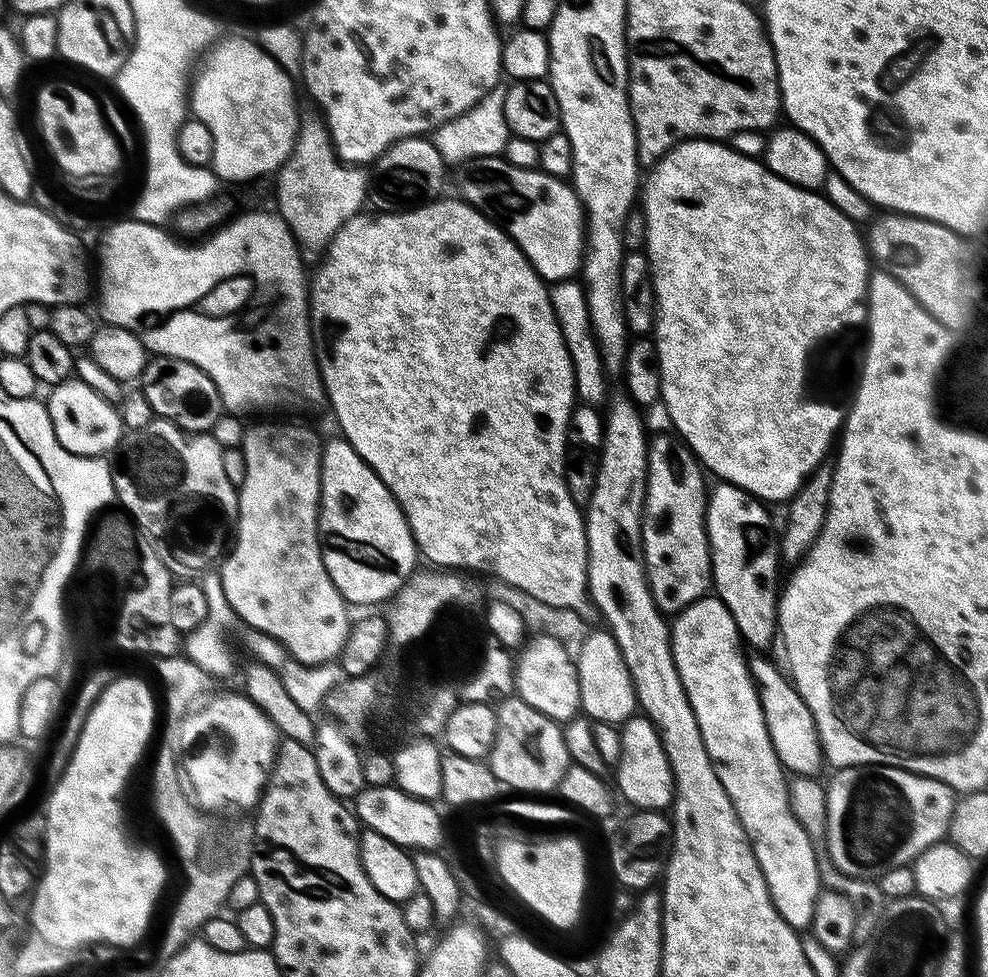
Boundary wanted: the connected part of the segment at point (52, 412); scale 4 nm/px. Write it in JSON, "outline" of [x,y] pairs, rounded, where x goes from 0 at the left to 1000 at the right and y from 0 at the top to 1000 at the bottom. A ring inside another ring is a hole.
{"outline":[[[78,387],[64,389],[56,394],[47,406],[51,432],[59,452],[72,465],[83,467],[108,467],[116,464],[121,448],[128,439],[121,428],[121,419],[116,412],[108,410],[98,399]]]}

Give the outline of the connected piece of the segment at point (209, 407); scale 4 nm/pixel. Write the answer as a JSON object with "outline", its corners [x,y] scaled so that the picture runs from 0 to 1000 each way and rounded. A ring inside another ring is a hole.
{"outline":[[[160,364],[157,365],[156,373],[159,373],[158,381],[149,382],[148,389],[151,389],[151,393],[144,397],[154,412],[155,423],[176,432],[185,442],[214,443],[217,432],[221,432],[221,428],[228,425],[221,395],[217,395],[217,391],[213,391],[213,387],[204,379],[200,379],[200,375],[184,366]]]}

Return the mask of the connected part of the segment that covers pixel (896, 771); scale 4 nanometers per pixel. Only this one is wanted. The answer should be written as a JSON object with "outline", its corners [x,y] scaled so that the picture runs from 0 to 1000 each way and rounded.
{"outline":[[[873,782],[872,784],[847,787],[837,803],[837,858],[836,869],[841,887],[860,898],[889,899],[898,890],[920,885],[927,876],[943,864],[950,863],[960,852],[968,813],[956,801],[930,794],[926,790],[895,783]]]}

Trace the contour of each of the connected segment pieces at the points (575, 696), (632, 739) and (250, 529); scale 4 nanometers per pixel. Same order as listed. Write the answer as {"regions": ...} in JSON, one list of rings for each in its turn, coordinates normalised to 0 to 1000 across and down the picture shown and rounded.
{"regions":[[[[543,649],[525,664],[521,672],[521,711],[558,737],[574,739],[588,728],[583,678],[565,653]]],[[[642,731],[637,737],[632,738],[630,744],[628,745],[628,758],[630,759],[630,768],[628,769],[628,780],[627,782],[622,783],[621,786],[621,794],[623,790],[623,802],[622,806],[626,808],[628,806],[628,811],[630,814],[633,815],[634,818],[637,819],[638,822],[641,824],[639,825],[641,828],[644,829],[651,829],[654,831],[667,831],[669,829],[676,829],[679,828],[680,825],[680,819],[684,815],[684,806],[682,805],[682,796],[680,795],[680,783],[681,779],[679,777],[676,778],[676,770],[674,767],[672,767],[672,757],[673,754],[670,752],[670,750],[663,745],[658,738],[656,737],[655,733],[651,731]]],[[[259,434],[256,438],[254,435],[248,441],[245,455],[247,492],[242,492],[241,495],[243,523],[239,529],[237,556],[221,581],[225,604],[228,606],[229,616],[238,626],[238,634],[240,636],[248,635],[256,648],[264,647],[265,650],[279,654],[287,660],[290,670],[301,681],[309,682],[331,681],[333,678],[339,677],[350,661],[357,640],[357,637],[352,633],[353,617],[340,603],[338,596],[334,596],[334,588],[330,588],[330,579],[326,575],[326,567],[324,566],[324,541],[322,537],[324,535],[324,482],[326,481],[327,460],[328,454],[326,449],[324,450],[323,444],[308,434]]]]}

